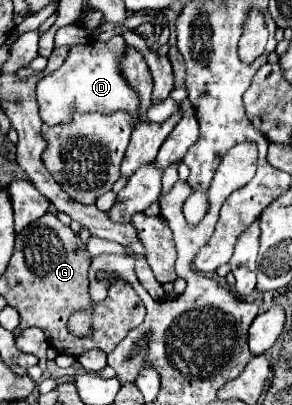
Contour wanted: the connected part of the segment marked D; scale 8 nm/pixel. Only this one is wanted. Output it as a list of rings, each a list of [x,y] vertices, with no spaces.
[[[120,35],[98,41],[90,39],[82,45],[72,45],[70,53],[60,69],[46,75],[36,85],[36,99],[40,105],[40,119],[46,125],[72,125],[74,113],[116,113],[124,111],[132,117],[132,125],[142,123],[138,107],[138,93],[128,85],[120,73],[120,61],[124,59],[126,43]]]

